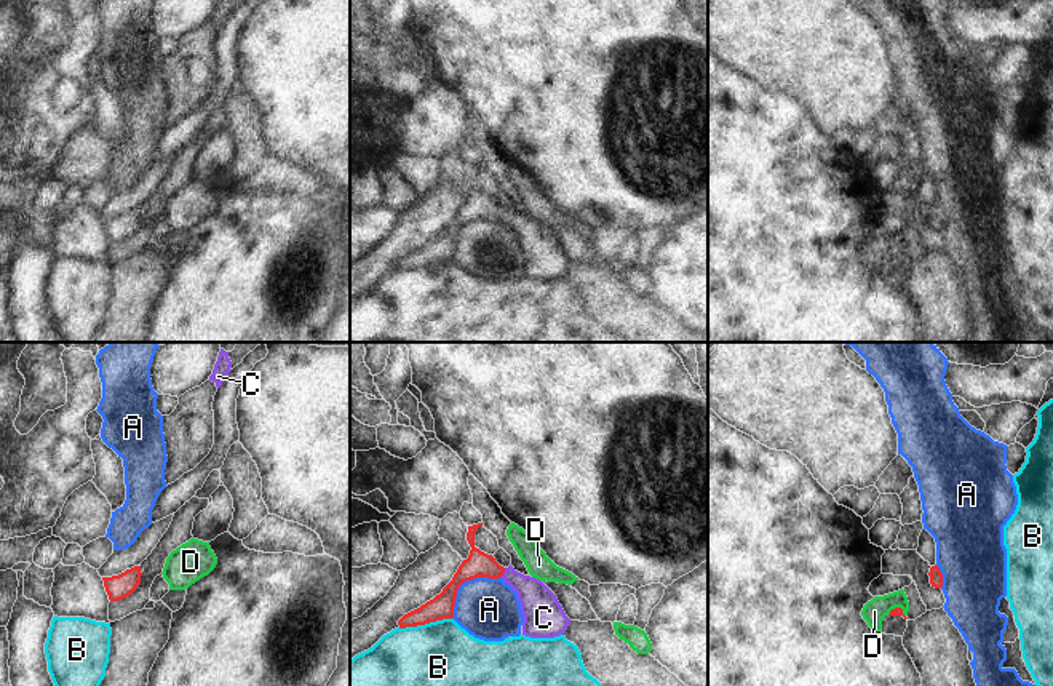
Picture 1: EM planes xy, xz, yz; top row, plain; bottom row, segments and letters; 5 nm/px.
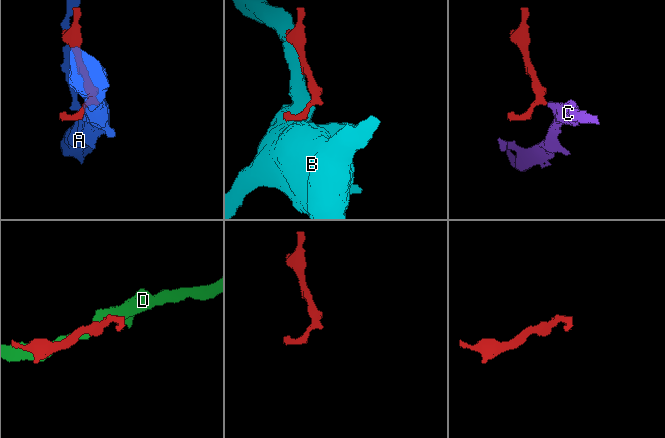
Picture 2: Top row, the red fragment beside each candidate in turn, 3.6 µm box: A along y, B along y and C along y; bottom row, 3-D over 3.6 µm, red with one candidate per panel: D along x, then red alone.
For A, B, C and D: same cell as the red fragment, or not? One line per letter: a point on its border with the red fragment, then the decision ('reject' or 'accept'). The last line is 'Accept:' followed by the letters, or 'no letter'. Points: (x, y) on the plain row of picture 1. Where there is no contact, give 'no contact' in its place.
A: meets red in xz at (464, 223); reject
B: meets red in xz at (424, 266); reject
C: meets red in xz at (504, 213); accept
D: meets red in yz at (898, 250); reject
Accept: C

